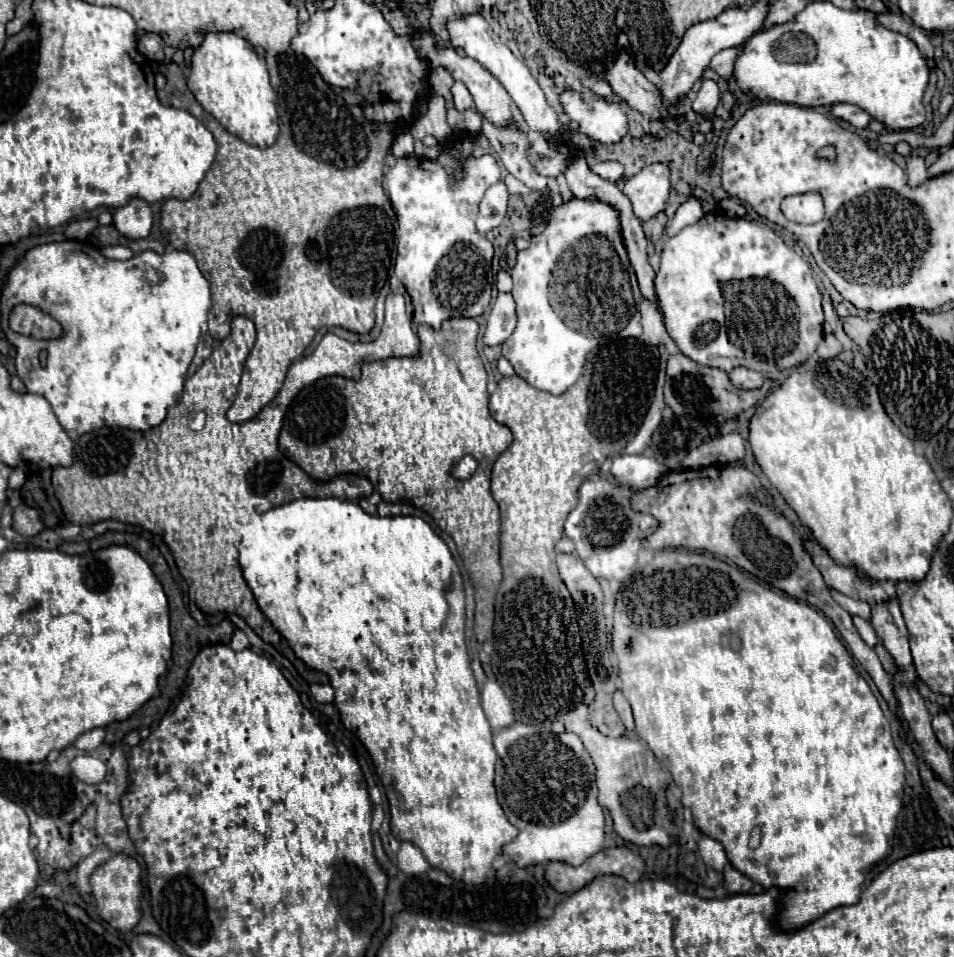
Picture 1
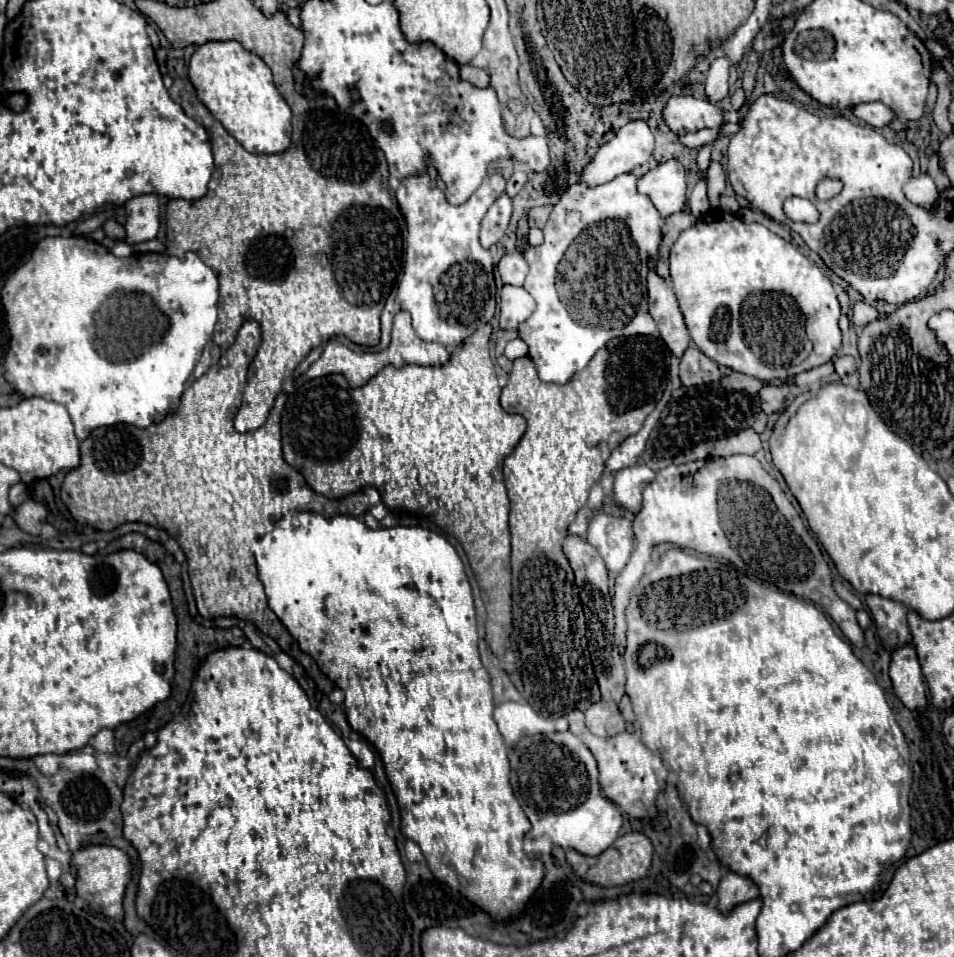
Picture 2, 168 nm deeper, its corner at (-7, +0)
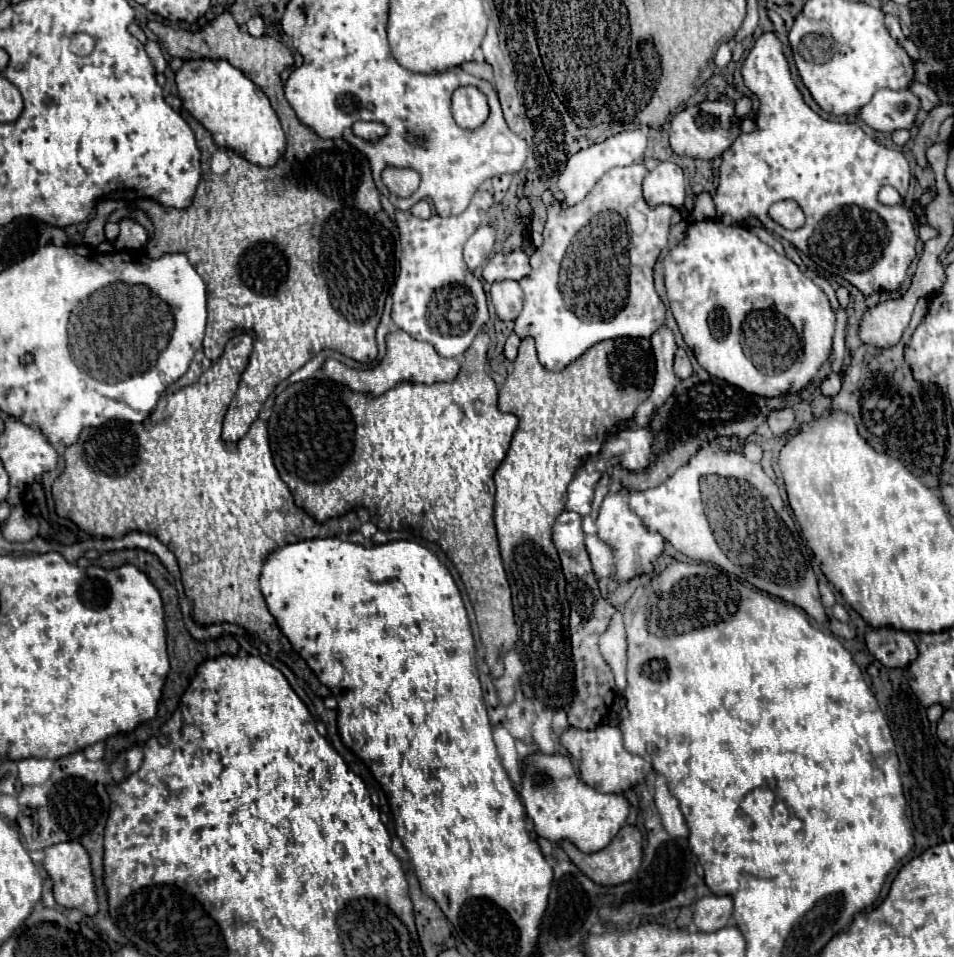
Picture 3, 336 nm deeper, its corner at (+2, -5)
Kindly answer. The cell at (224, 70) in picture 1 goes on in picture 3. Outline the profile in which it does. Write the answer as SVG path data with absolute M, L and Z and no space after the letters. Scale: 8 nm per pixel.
M225 59L185 61L175 81L183 107L211 131L219 147L231 149L261 167L273 167L285 153L285 133L267 95Z

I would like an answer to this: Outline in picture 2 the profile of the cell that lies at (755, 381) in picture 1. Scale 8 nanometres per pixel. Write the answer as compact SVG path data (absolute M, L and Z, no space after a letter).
M766 386L764 390L760 390L760 400L762 400L762 410L766 414L778 414L784 410L786 394L778 386Z

